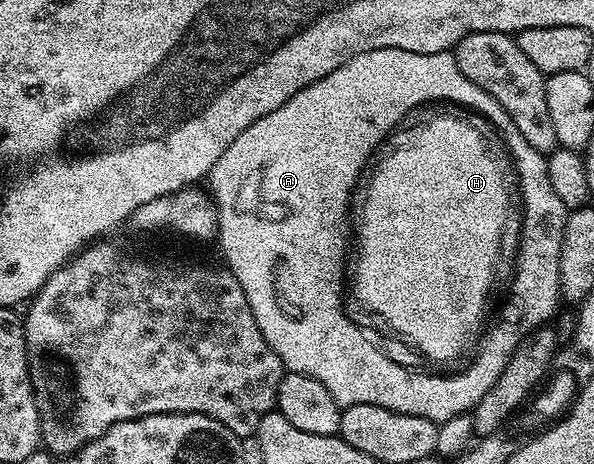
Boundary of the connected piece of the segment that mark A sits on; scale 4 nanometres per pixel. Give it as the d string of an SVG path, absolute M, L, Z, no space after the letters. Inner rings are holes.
M386 48L385 50L369 50L349 58L341 66L337 66L337 70L333 70L333 74L325 74L325 78L305 86L305 90L293 94L293 98L289 98L289 102L285 102L285 106L277 106L277 110L273 110L273 114L265 114L265 118L257 118L257 122L253 122L253 126L241 130L241 134L237 134L237 138L233 138L233 142L229 142L229 150L225 150L225 154L221 154L221 158L217 158L209 177L209 183L211 183L209 185L211 199L214 200L215 207L219 210L217 241L219 240L220 246L223 247L223 256L227 259L224 260L226 267L230 268L231 273L237 278L237 282L241 282L241 290L245 290L245 298L249 298L249 310L253 310L253 318L257 318L257 326L261 330L265 342L269 342L269 346L273 346L277 358L281 358L287 372L300 372L321 382L321 386L325 386L325 390L329 390L329 394L333 394L340 409L362 404L385 406L401 410L405 414L417 414L421 418L429 418L436 422L470 413L493 387L493 382L497 382L497 378L501 378L501 370L505 370L505 366L509 366L509 358L513 358L513 350L517 350L519 343L529 333L535 331L536 328L544 327L550 321L547 319L558 310L559 304L561 305L559 259L569 209L565 206L565 202L561 202L561 198L553 191L553 186L549 182L547 156L533 150L533 146L529 146L529 142L525 142L521 130L517 130L517 122L513 122L513 118L509 118L509 114L505 114L505 110L501 110L501 106L488 92L481 90L481 86L473 86L473 82L469 82L469 78L465 78L465 74L461 74L461 66L457 66L451 52L413 54L409 50ZM430 100L448 100L451 104L464 104L465 107L480 112L503 135L503 140L507 143L508 150L511 151L511 160L515 163L515 172L519 175L519 192L523 195L523 237L519 240L519 261L515 264L515 281L511 284L511 312L505 313L503 320L497 321L492 326L491 333L488 334L487 341L483 344L483 349L475 356L475 361L464 372L459 372L456 376L434 376L433 373L427 372L428 370L406 368L393 362L393 358L386 356L372 342L370 335L366 331L363 333L347 317L347 312L343 309L343 263L347 260L347 207L351 204L351 191L354 190L355 183L358 182L359 175L362 174L363 167L366 166L367 159L371 156L371 151L386 138L387 132L393 131L406 118L407 112L429 103Z

